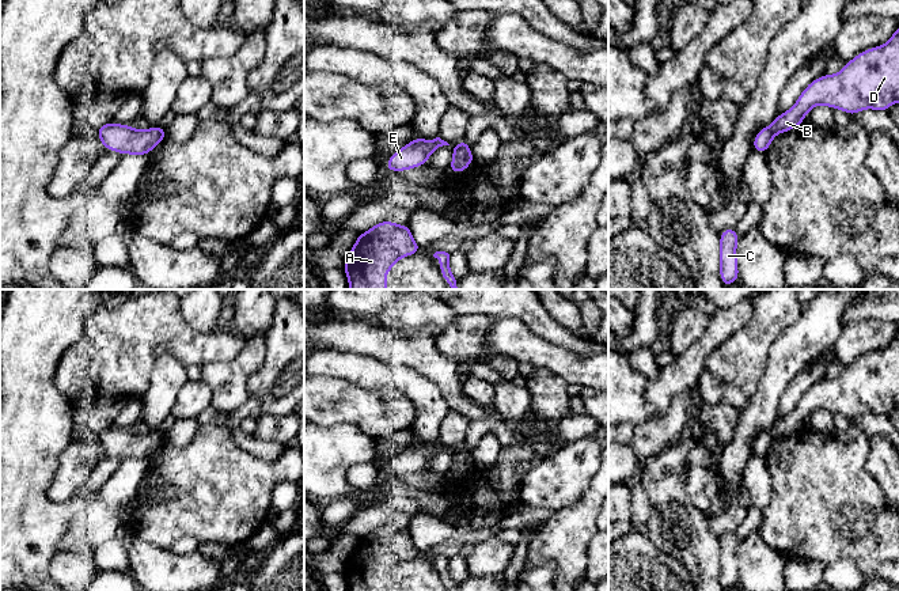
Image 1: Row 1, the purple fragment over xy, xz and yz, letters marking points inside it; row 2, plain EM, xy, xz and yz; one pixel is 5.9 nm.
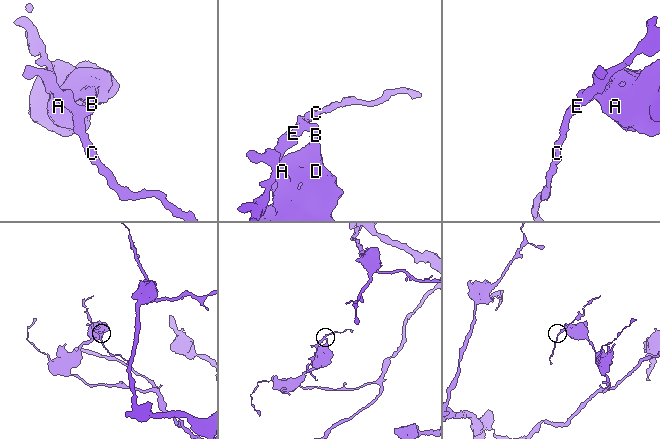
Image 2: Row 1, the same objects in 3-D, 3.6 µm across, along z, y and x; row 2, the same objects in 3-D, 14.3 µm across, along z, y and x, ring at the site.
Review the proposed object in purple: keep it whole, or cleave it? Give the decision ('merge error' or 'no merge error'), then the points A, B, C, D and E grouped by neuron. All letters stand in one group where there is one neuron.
merge error; groups A B D / C E

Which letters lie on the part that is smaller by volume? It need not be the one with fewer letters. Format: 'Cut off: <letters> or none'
Cut off: C, E

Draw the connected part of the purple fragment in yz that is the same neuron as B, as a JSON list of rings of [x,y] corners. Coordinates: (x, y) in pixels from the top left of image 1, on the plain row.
[[[899,330],[885,349],[861,356],[837,379],[812,384],[797,406],[777,420],[770,432],[774,439],[789,436],[800,431],[816,409],[853,420],[864,413],[888,416],[896,405],[899,406]]]

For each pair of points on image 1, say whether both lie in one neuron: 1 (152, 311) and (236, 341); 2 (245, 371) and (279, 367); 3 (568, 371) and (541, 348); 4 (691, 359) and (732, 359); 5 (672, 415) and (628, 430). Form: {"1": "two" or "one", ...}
{"1": "one", "2": "two", "3": "one", "4": "two", "5": "two"}

